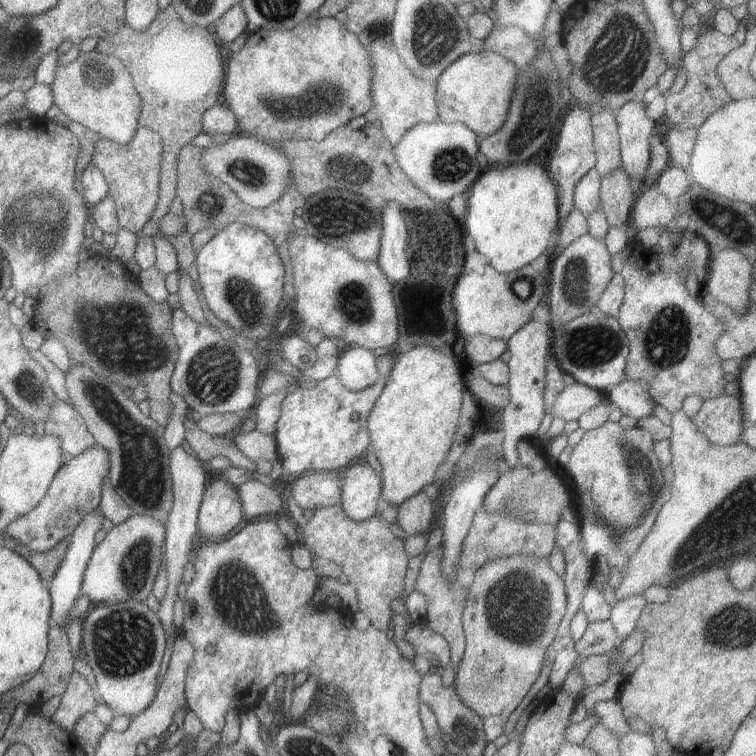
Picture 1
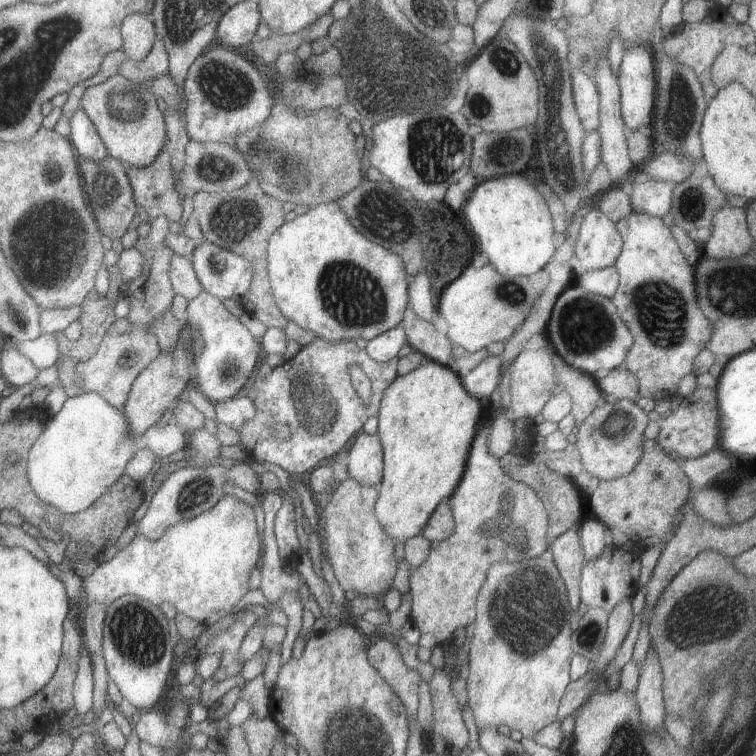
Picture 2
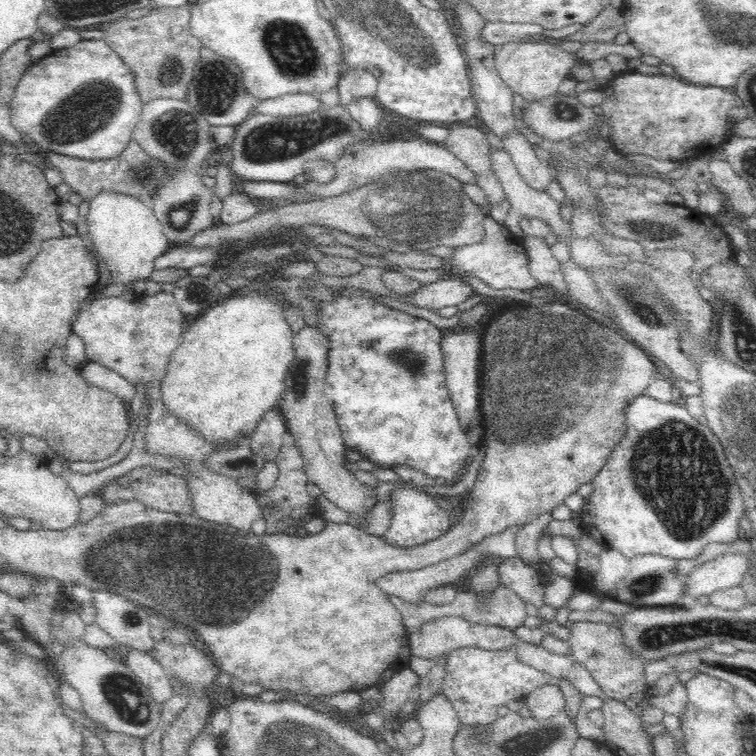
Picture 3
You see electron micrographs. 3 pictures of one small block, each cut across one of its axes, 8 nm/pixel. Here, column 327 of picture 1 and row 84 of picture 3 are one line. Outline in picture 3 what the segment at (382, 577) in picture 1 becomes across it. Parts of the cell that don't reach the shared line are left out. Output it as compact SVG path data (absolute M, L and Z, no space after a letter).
M516 40L506 42L502 46L496 46L494 64L502 80L508 84L508 88L524 98L526 104L532 104L536 100L548 98L558 94L558 88L562 80L570 80L574 64L580 62L576 58L576 52L564 50L560 42L534 42L534 40Z

